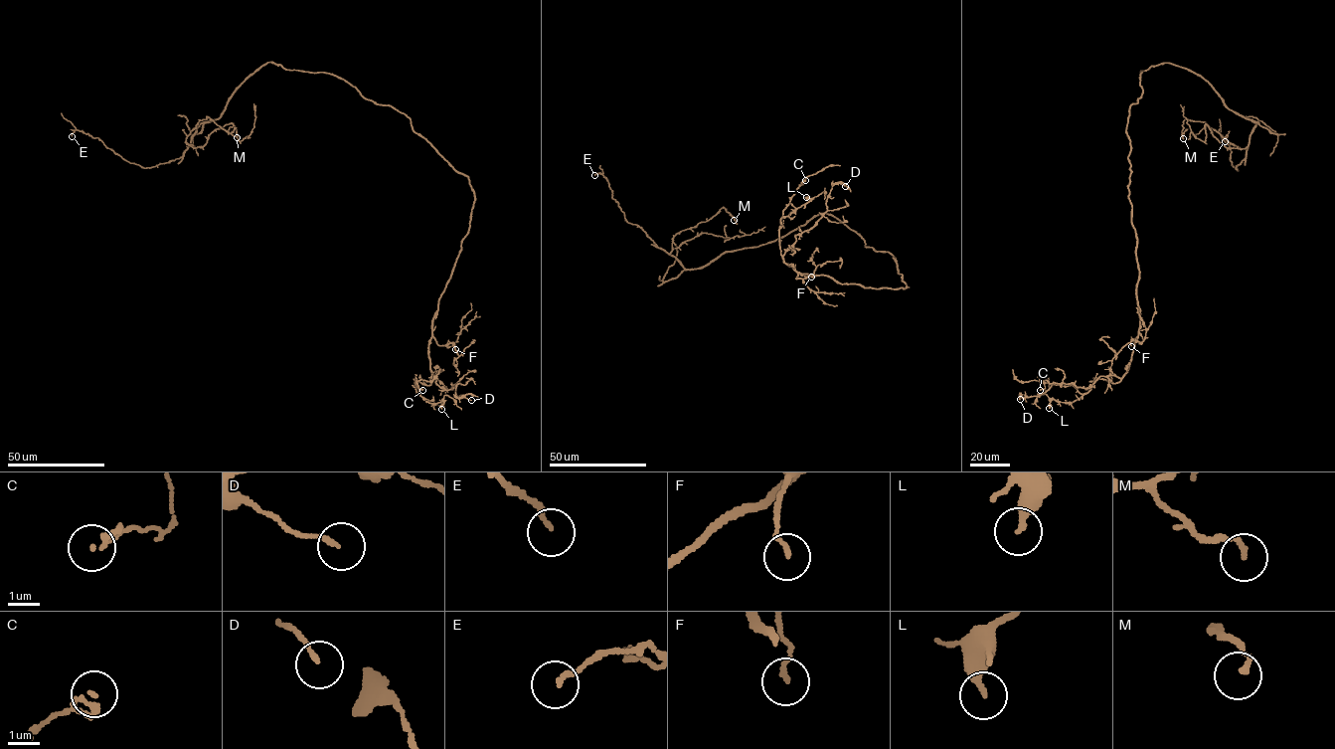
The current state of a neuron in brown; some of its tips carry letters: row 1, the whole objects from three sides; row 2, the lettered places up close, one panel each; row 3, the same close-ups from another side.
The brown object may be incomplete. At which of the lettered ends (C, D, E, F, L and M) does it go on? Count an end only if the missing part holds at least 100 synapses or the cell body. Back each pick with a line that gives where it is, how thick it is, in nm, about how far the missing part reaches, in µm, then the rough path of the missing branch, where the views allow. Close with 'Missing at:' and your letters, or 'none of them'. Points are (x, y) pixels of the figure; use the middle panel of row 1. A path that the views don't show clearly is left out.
Missing at: none of them

